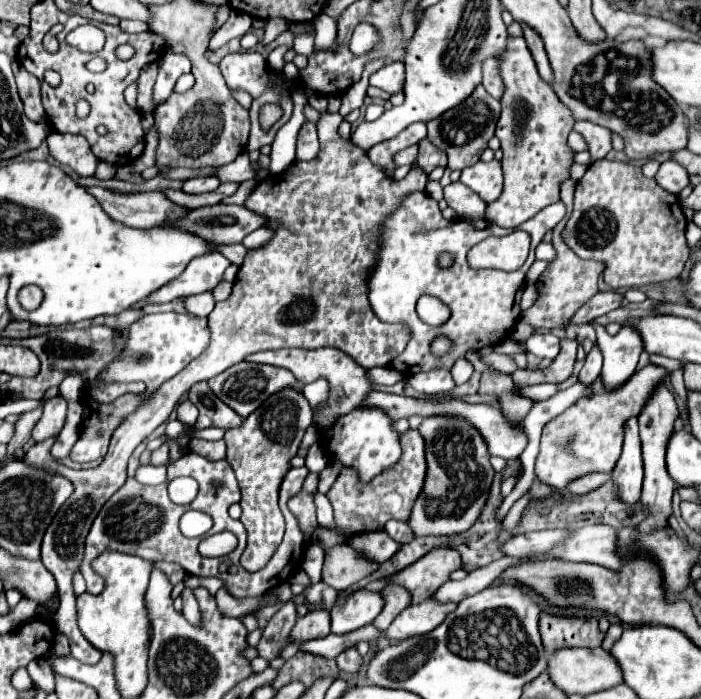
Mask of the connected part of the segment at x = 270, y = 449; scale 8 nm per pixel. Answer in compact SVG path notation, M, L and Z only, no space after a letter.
M282 388L266 400L266 406L252 412L244 420L244 426L232 428L224 434L226 460L232 466L242 490L240 522L246 528L247 544L240 564L250 572L256 572L268 564L268 558L272 558L272 552L276 552L284 536L284 518L278 508L278 488L282 476L290 468L290 458L296 456L298 444L306 428L312 424L312 416L314 412L300 390Z

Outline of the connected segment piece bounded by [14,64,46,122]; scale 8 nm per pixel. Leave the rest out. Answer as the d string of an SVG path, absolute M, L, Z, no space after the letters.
M14 64L14 76L16 76L16 84L18 84L18 94L24 102L26 116L34 122L46 120L44 108L42 108L42 96L40 96L40 80L36 76L32 76L30 72L24 72L24 68L20 68L20 64Z

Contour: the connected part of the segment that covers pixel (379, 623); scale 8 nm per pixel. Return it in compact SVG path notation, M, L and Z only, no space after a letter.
M384 586L380 590L380 594L384 598L384 608L382 608L382 612L376 616L376 620L372 624L376 628L380 628L380 630L386 630L390 626L390 622L394 620L394 616L398 612L402 612L410 604L410 594L400 586Z

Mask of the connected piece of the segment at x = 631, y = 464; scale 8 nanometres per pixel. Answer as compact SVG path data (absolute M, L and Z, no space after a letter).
M632 418L624 424L624 450L612 472L612 482L616 484L616 494L628 504L640 500L642 490L642 452L638 420Z

